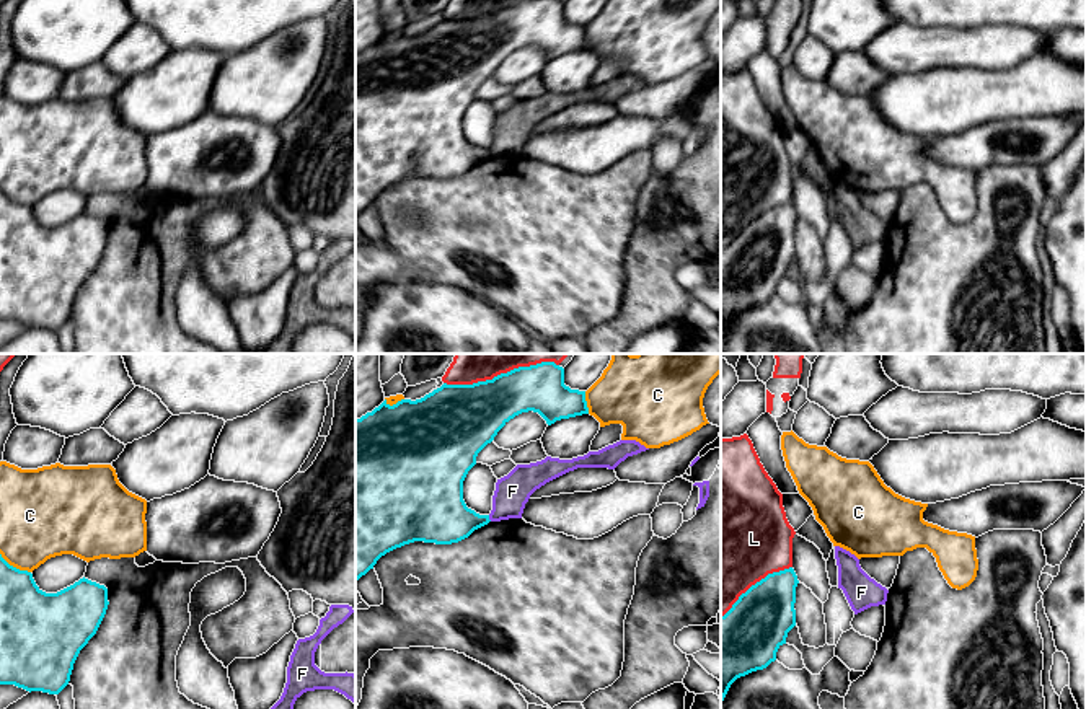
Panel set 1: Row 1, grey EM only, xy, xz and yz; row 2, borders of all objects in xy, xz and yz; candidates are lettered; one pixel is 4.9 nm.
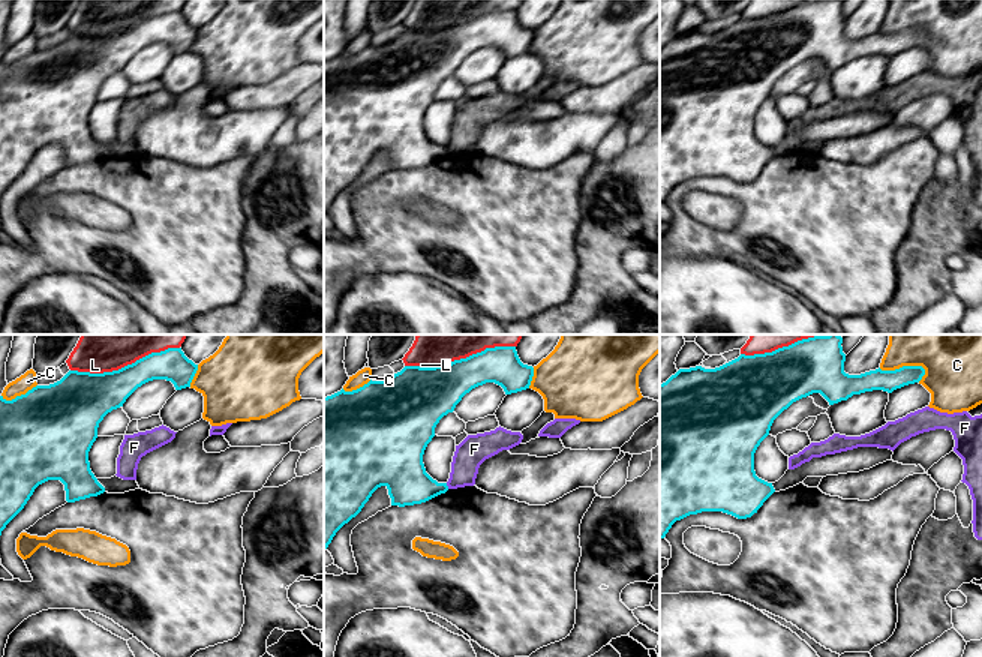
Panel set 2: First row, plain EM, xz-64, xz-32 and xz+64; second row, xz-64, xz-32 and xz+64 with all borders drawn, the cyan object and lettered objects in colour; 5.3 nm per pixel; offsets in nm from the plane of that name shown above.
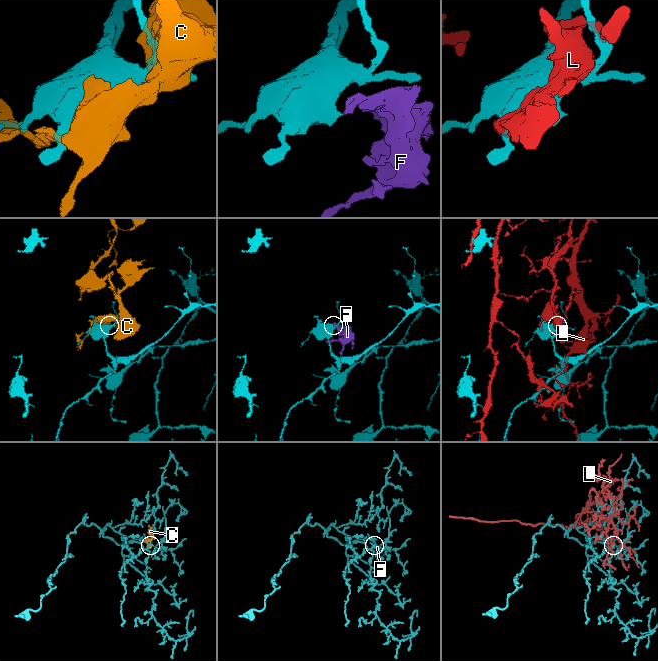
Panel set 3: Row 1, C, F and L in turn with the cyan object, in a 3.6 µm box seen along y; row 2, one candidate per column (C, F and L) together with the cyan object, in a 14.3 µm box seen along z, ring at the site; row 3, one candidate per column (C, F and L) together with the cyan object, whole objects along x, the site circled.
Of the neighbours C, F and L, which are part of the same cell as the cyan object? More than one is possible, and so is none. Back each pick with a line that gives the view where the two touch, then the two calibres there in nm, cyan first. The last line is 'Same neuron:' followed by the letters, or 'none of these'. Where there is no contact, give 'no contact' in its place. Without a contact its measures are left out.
Same neuron: none of these

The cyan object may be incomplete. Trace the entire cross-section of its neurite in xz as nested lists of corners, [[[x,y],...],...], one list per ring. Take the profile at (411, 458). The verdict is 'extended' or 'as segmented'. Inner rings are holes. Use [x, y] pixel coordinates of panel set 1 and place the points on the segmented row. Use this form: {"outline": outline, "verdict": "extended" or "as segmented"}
{"outline": [[[541,362],[501,373],[473,385],[447,385],[421,399],[401,399],[390,406],[386,399],[355,419],[355,582],[386,553],[414,541],[452,544],[488,525],[489,515],[479,515],[463,500],[463,481],[476,465],[478,453],[497,432],[522,412],[538,412],[548,425],[561,419],[589,414],[585,391],[564,385],[564,368]]], "verdict": "as segmented"}

